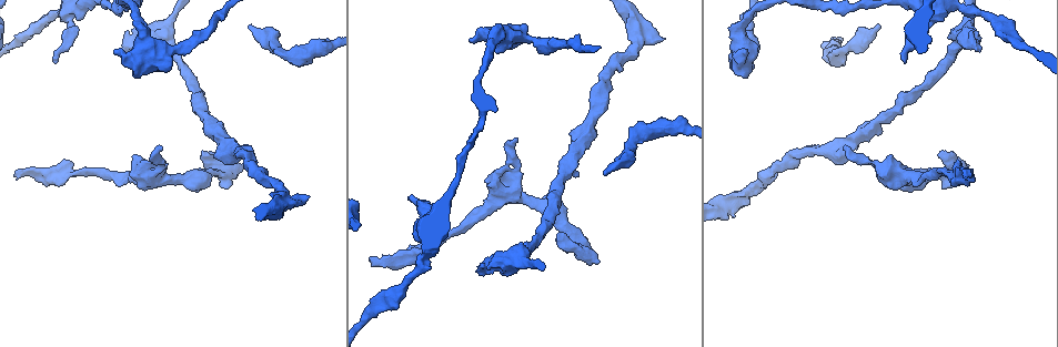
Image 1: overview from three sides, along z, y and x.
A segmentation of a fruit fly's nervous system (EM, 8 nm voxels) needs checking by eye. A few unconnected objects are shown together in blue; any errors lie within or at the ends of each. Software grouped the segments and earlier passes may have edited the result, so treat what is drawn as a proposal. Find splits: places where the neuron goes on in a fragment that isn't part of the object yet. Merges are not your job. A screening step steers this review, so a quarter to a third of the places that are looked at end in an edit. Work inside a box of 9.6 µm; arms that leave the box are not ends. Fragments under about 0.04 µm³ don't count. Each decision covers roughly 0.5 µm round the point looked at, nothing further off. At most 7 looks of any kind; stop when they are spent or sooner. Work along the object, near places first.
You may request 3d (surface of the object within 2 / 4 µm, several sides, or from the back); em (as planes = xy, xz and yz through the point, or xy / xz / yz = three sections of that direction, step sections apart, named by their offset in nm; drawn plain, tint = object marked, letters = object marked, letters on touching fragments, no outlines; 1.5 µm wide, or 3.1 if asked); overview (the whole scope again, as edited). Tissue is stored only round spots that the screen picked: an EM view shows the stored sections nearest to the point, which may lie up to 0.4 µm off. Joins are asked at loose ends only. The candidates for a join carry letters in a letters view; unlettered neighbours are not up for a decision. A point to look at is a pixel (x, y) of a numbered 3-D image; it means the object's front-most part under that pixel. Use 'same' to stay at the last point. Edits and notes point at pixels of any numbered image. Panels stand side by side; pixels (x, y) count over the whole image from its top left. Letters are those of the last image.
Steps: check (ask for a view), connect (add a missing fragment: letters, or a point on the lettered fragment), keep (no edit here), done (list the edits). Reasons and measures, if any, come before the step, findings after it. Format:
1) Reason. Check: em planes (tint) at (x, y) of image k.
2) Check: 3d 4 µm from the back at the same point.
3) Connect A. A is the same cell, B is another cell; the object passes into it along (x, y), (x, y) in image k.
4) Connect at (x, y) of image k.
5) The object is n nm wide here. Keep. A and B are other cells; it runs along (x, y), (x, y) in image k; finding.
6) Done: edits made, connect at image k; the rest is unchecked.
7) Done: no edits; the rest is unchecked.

Branch stops here. Check: em planes (letters) at (502, 171) of image 1.

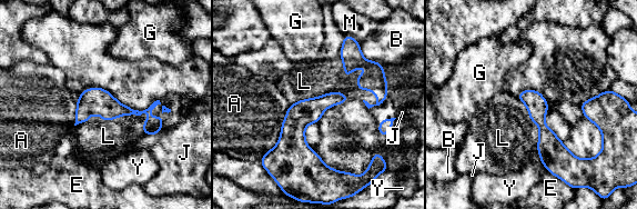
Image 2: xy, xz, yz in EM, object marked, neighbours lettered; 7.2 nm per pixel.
Keep. A, B, E, G, J, L, M and Y are other cells; it runs along (341, 95), (297, 126), (313, 173) in image 2; none of them fits.

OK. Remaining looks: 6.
Free end. Check: em planes (tint) at (369, 258) of image 1.

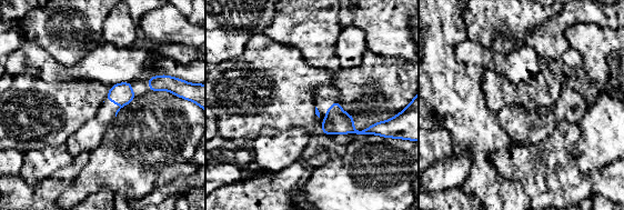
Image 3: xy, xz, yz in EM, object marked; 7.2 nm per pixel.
Check: em planes (letters) at the same point.

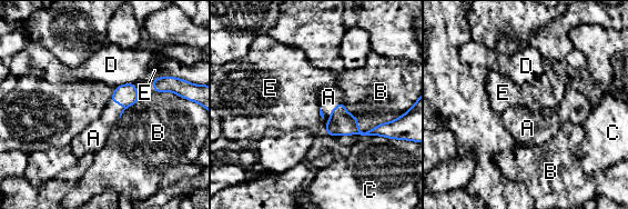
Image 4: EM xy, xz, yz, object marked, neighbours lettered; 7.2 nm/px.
The longest contact is with B, 380 nm. Connect A. A is the same cell, B, C, D and E are other cells; the object passes into it along (127, 95), (122, 105), (99, 130) in image 4; it goes on there.

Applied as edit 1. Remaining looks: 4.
Free end. Check: em planes (letters) at (879, 24) of image 1.

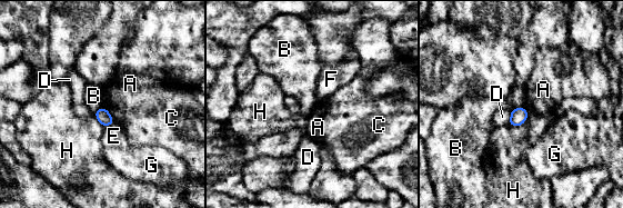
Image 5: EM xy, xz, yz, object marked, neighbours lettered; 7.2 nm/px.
Keep. A, B, C, D, E, F, G and H are other cells; a border runs along (525, 107), (514, 107), (511, 109) in image 5; none of them fits.

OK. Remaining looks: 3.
Done: edits made, connect at image 4; the rest is unchecked.

